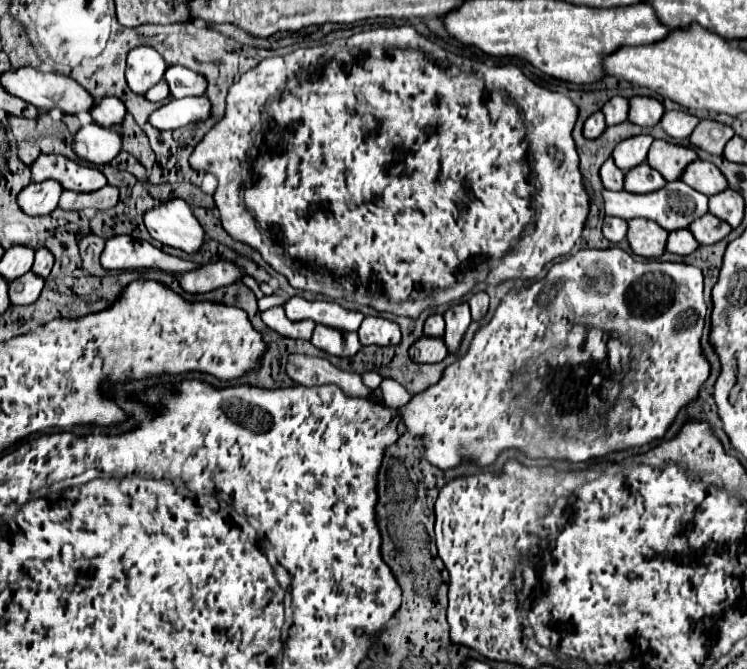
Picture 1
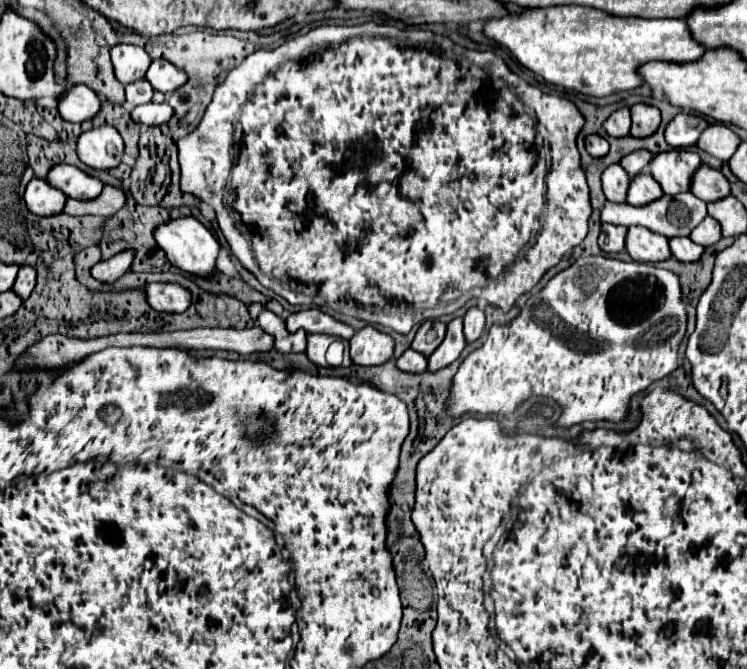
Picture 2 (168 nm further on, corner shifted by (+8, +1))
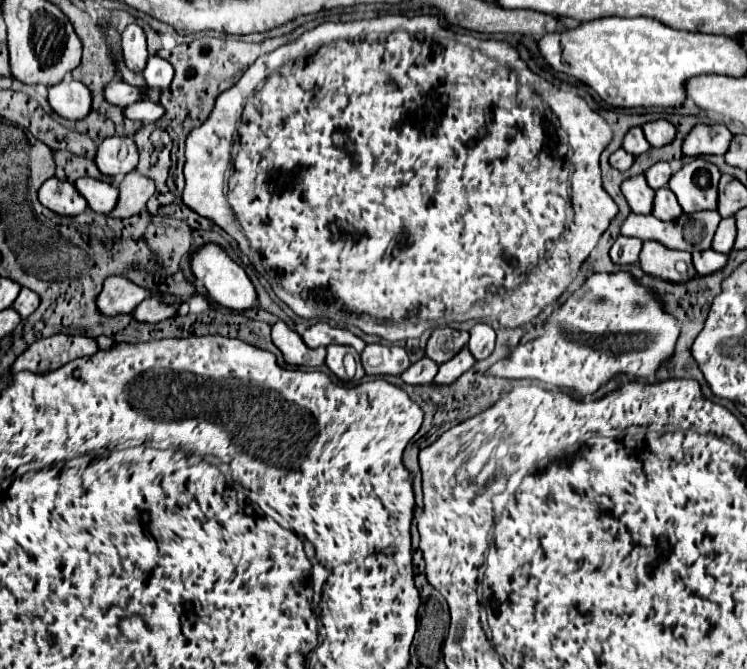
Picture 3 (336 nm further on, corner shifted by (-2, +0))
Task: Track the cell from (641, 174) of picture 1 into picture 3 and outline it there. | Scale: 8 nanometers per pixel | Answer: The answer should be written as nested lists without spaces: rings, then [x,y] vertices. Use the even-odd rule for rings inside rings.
[[[661,187],[659,191],[655,191],[655,203],[653,203],[651,215],[655,215],[661,221],[673,221],[681,215],[681,207],[673,191],[669,191],[667,187]]]

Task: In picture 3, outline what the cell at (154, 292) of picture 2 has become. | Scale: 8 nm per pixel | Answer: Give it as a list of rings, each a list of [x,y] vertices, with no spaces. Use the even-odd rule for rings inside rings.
[[[149,297],[143,303],[137,305],[135,309],[135,319],[137,321],[147,321],[147,323],[159,323],[163,319],[169,319],[173,315],[177,315],[177,307],[159,301],[157,297]]]

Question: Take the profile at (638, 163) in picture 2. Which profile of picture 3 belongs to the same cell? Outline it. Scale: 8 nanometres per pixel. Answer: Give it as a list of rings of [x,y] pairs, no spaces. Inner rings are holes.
[[[659,161],[659,163],[653,163],[647,171],[645,171],[645,177],[647,177],[647,183],[651,189],[659,189],[659,187],[665,187],[669,177],[671,177],[671,169],[669,169],[669,163],[665,161]]]

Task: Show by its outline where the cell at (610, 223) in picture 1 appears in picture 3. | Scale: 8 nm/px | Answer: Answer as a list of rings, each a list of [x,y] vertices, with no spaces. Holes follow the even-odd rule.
[[[619,235],[617,241],[615,241],[615,245],[613,245],[611,251],[609,251],[613,263],[617,263],[617,265],[631,265],[631,263],[637,263],[641,245],[643,245],[641,239],[627,239],[627,237]]]

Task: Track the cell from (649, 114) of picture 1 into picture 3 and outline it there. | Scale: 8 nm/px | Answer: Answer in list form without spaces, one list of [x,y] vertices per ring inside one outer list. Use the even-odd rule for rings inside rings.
[[[657,119],[649,121],[643,125],[643,133],[651,147],[663,147],[675,139],[675,127],[667,119]]]

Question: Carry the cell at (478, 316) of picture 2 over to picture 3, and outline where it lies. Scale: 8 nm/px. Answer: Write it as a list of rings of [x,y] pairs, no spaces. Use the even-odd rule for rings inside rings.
[[[477,323],[473,325],[473,329],[469,331],[469,351],[475,359],[485,359],[491,355],[493,347],[495,347],[495,331],[489,323]]]

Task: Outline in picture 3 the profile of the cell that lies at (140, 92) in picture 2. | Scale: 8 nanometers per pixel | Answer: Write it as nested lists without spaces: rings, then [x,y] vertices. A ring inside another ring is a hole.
[[[111,81],[107,87],[105,87],[105,99],[113,105],[119,105],[119,107],[129,107],[131,103],[137,103],[139,99],[145,99],[145,91],[139,89],[139,87],[131,87],[129,83],[125,81]]]

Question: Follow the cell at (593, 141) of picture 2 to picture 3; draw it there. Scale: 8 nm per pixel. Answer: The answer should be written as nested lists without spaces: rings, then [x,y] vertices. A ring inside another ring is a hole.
[[[619,147],[611,157],[609,157],[609,163],[611,163],[611,167],[615,167],[615,169],[619,169],[619,171],[625,171],[625,169],[629,169],[631,165],[633,165],[633,155],[627,155],[627,151],[623,151],[623,147]]]

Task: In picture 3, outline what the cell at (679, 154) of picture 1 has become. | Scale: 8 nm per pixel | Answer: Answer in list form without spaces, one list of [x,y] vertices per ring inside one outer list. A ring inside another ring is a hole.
[[[695,157],[671,175],[669,189],[675,193],[679,205],[687,213],[695,213],[701,209],[717,209],[719,177],[721,173],[713,163]]]

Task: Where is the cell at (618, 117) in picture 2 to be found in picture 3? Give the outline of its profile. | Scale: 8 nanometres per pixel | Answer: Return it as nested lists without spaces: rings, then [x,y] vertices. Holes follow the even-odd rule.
[[[631,127],[631,129],[627,131],[627,135],[625,135],[625,139],[623,139],[623,149],[625,149],[627,153],[635,155],[635,157],[641,155],[641,153],[645,153],[645,151],[649,149],[649,143],[647,143],[641,127]]]

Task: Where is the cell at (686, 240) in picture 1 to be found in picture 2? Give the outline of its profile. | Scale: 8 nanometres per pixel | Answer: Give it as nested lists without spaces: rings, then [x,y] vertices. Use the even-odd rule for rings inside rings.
[[[671,238],[669,240],[669,246],[671,246],[673,256],[679,262],[697,262],[703,256],[703,252],[705,252],[703,246],[697,246],[689,238]]]

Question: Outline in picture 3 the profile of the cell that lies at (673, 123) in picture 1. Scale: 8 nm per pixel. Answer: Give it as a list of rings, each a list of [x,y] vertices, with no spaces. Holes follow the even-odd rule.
[[[695,125],[683,139],[683,155],[723,155],[729,147],[731,131],[725,125]]]

